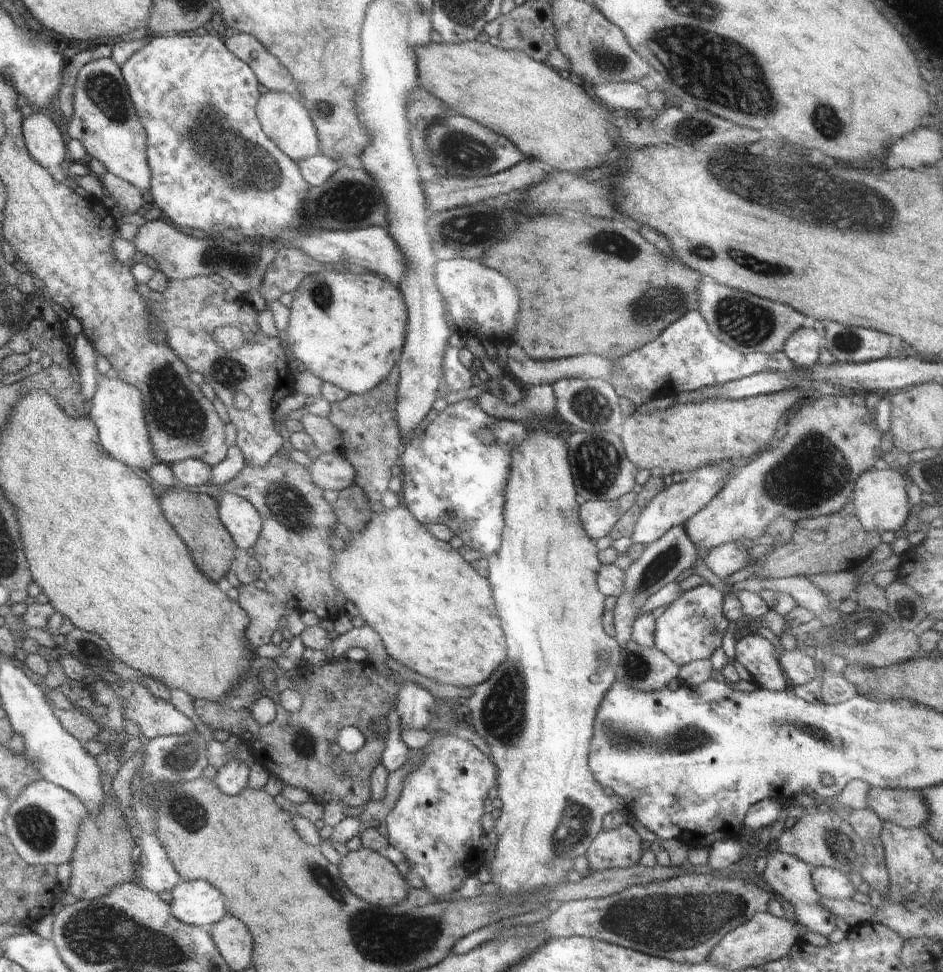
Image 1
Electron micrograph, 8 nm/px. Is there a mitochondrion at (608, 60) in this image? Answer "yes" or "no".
yes

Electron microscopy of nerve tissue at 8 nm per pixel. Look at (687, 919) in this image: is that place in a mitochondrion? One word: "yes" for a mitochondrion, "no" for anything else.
yes

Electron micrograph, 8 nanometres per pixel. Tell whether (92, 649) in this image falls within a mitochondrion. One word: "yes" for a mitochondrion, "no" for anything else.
yes

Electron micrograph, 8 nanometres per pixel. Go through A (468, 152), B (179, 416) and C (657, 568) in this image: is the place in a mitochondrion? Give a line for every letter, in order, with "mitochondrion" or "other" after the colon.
A: mitochondrion
B: mitochondrion
C: mitochondrion

